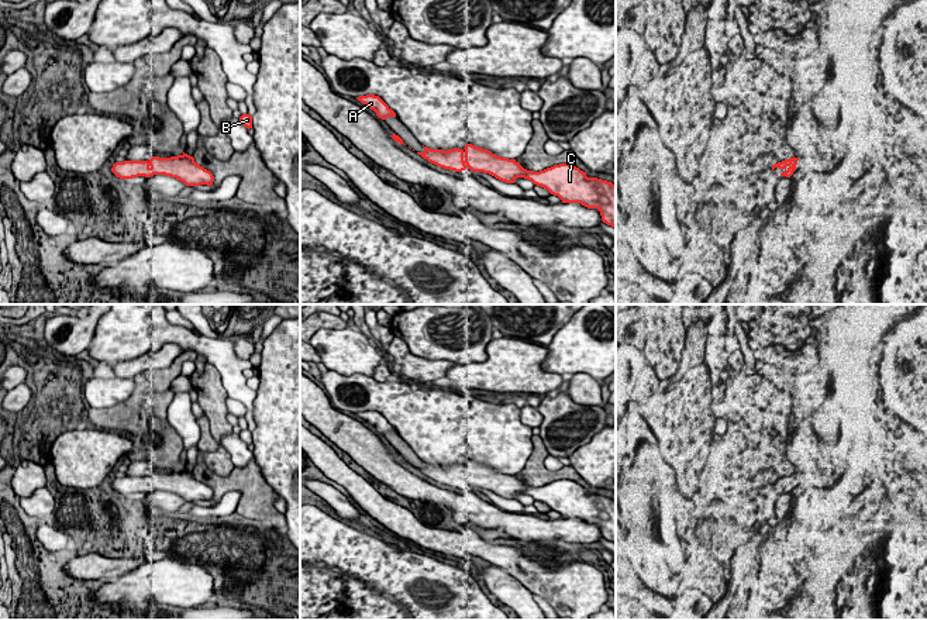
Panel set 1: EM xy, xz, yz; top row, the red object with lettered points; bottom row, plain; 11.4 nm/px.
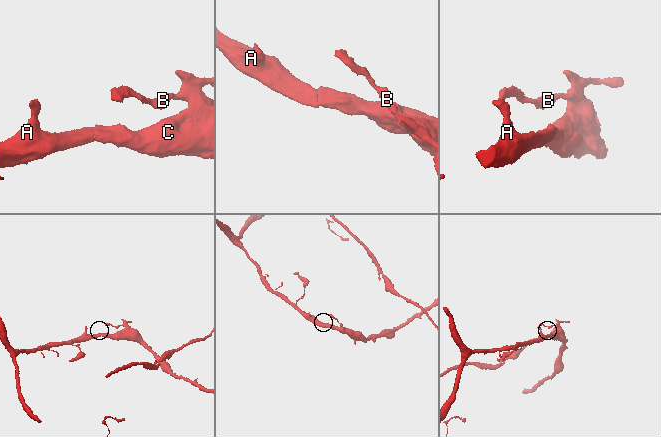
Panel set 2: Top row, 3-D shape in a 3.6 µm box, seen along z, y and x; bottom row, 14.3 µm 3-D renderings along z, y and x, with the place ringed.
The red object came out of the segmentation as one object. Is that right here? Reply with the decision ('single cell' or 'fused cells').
single cell

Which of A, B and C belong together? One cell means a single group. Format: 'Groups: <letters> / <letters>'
Groups: A B C

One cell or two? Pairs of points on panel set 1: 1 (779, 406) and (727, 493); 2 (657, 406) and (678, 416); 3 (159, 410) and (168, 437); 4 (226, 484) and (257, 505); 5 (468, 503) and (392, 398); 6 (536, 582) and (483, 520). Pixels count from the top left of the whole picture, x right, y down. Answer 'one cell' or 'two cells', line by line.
1: one cell
2: one cell
3: two cells
4: one cell
5: two cells
6: two cells

